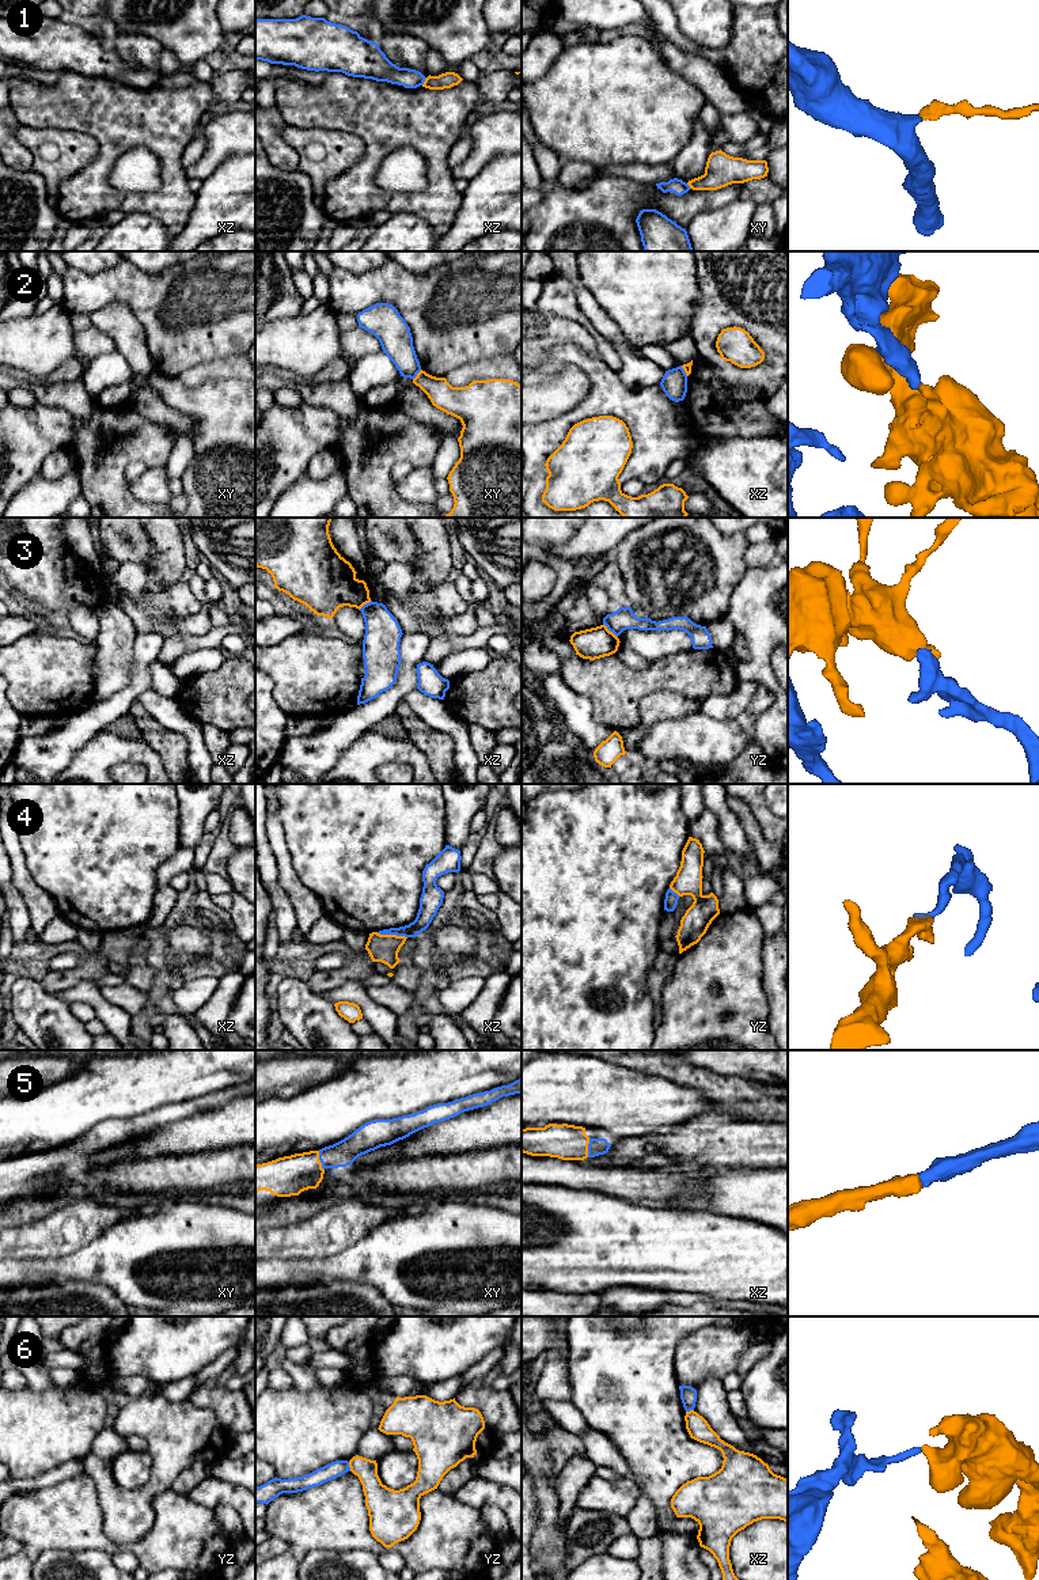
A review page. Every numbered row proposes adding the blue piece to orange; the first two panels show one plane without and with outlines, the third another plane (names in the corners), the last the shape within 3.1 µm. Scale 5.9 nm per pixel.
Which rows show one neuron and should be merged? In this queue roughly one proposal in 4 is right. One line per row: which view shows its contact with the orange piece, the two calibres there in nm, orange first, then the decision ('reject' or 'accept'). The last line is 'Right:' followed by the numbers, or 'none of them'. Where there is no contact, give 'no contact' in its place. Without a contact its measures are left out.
1: contact in xz; calibres 100 and 130 nm; reject
2: contact in xy; calibres 160 and 190 nm; reject
3: contact in yz; calibres 190 and 130 nm; reject
4: contact in xz; calibres 170 and 100 nm; reject
5: contact in xz; calibres 220 and 100 nm; accept
6: contact in yz; calibres 160 and 100 nm; reject
Right: 5

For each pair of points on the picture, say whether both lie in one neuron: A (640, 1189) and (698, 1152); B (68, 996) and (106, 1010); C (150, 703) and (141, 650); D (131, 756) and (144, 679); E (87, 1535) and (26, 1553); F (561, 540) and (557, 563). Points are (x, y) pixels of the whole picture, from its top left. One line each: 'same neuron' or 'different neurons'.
A: different neurons
B: same neuron
C: different neurons
D: different neurons
E: same neuron
F: different neurons

